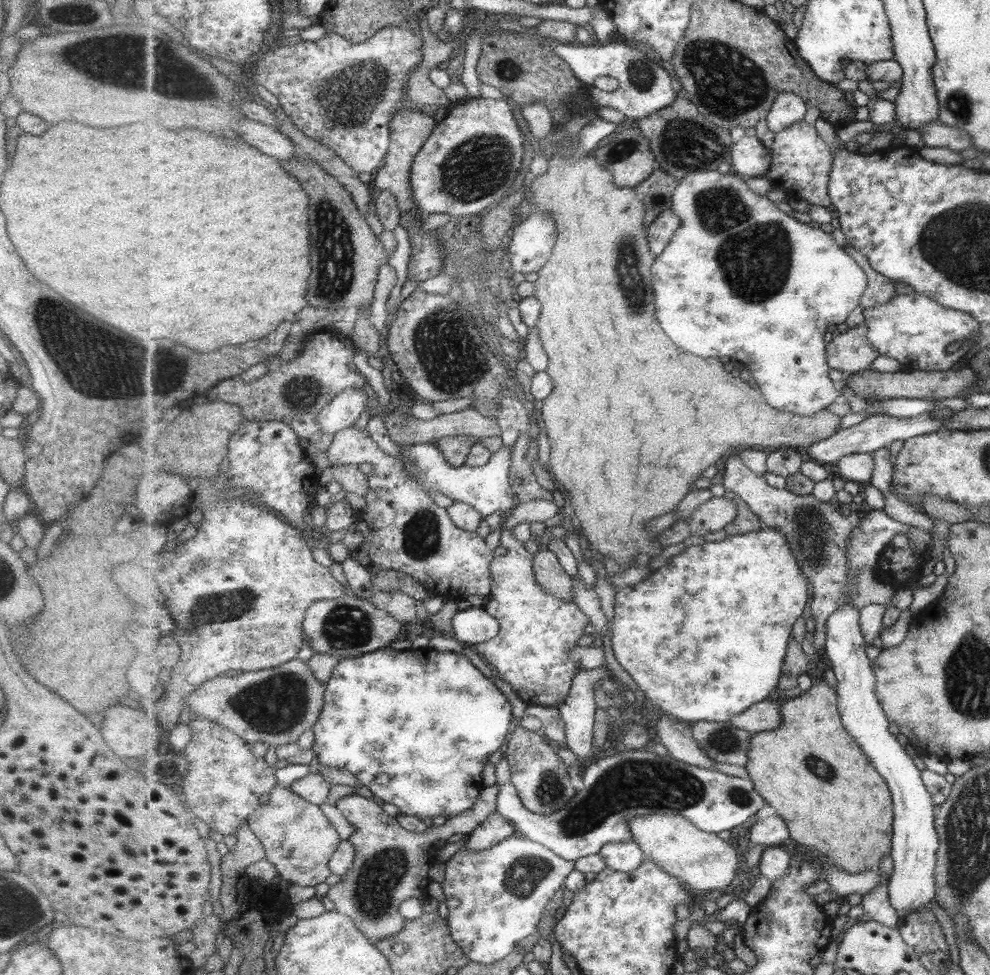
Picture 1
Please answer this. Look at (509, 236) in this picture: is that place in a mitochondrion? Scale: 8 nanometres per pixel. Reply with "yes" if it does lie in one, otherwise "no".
no

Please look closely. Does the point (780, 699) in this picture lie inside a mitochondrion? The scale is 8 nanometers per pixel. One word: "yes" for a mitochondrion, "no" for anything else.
no

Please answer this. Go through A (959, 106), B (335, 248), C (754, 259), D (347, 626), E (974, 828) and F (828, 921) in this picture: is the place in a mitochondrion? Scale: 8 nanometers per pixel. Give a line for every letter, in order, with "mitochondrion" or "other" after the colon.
A: mitochondrion
B: mitochondrion
C: mitochondrion
D: mitochondrion
E: mitochondrion
F: other

